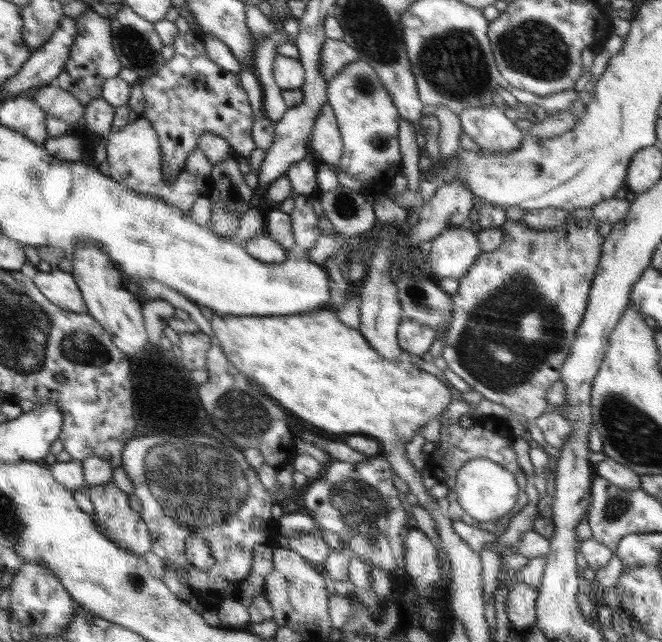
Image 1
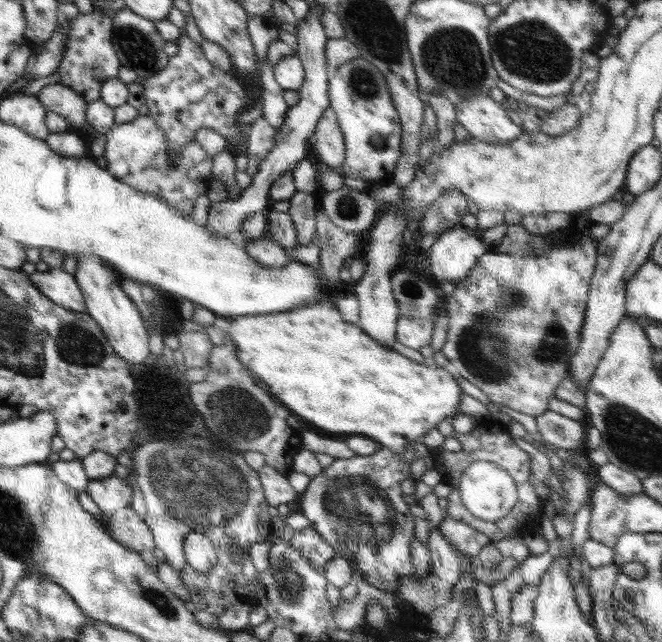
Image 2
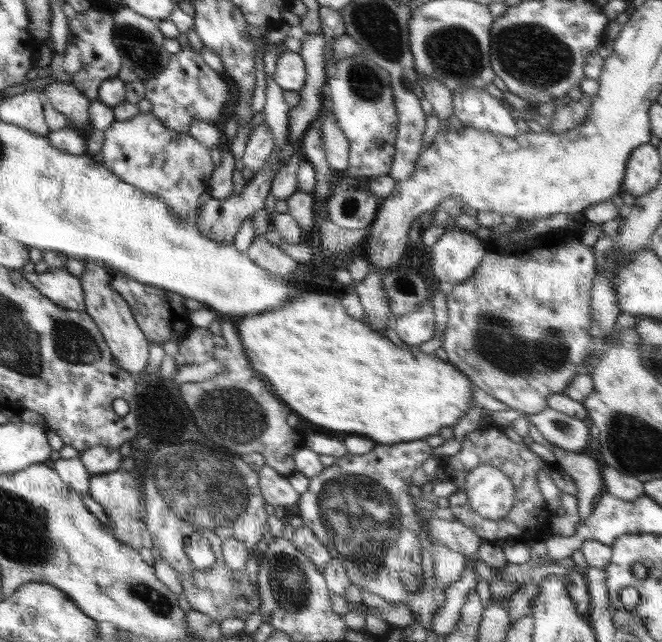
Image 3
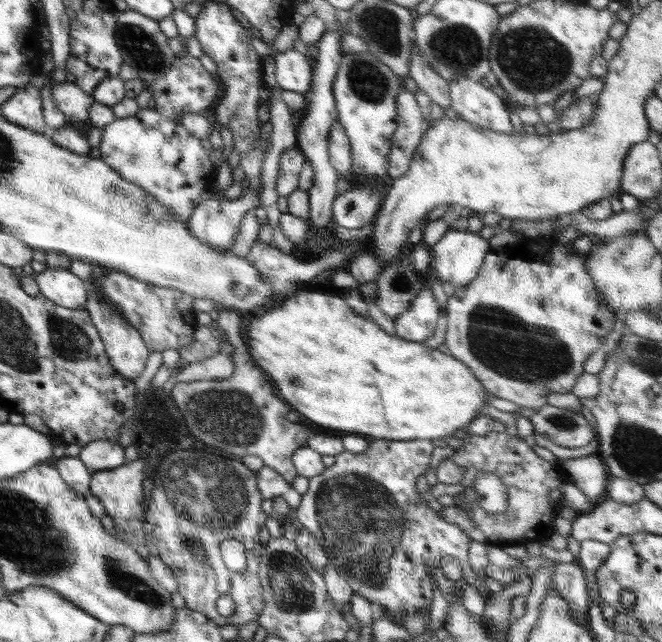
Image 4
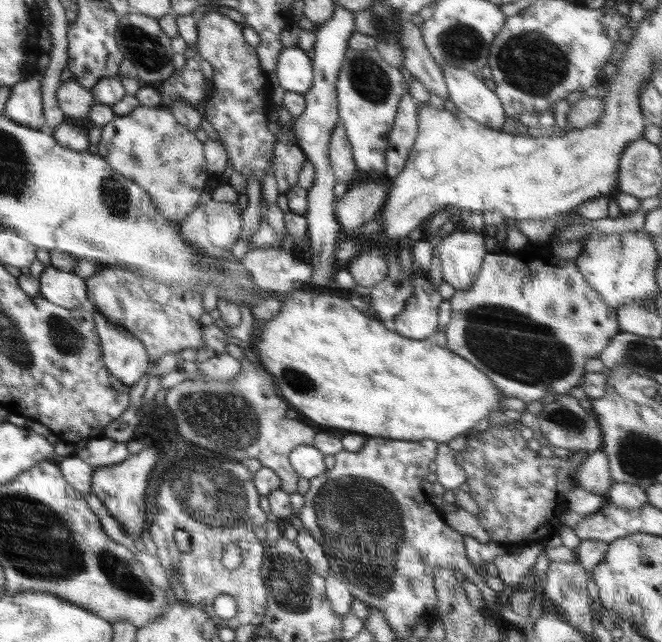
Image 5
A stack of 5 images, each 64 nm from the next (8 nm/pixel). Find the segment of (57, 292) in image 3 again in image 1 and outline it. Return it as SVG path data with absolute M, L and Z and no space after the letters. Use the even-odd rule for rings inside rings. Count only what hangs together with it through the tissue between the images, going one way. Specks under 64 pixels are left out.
M59 268L49 272L38 270L33 282L52 304L60 306L62 310L76 313L87 312L86 303L72 273L64 272Z

